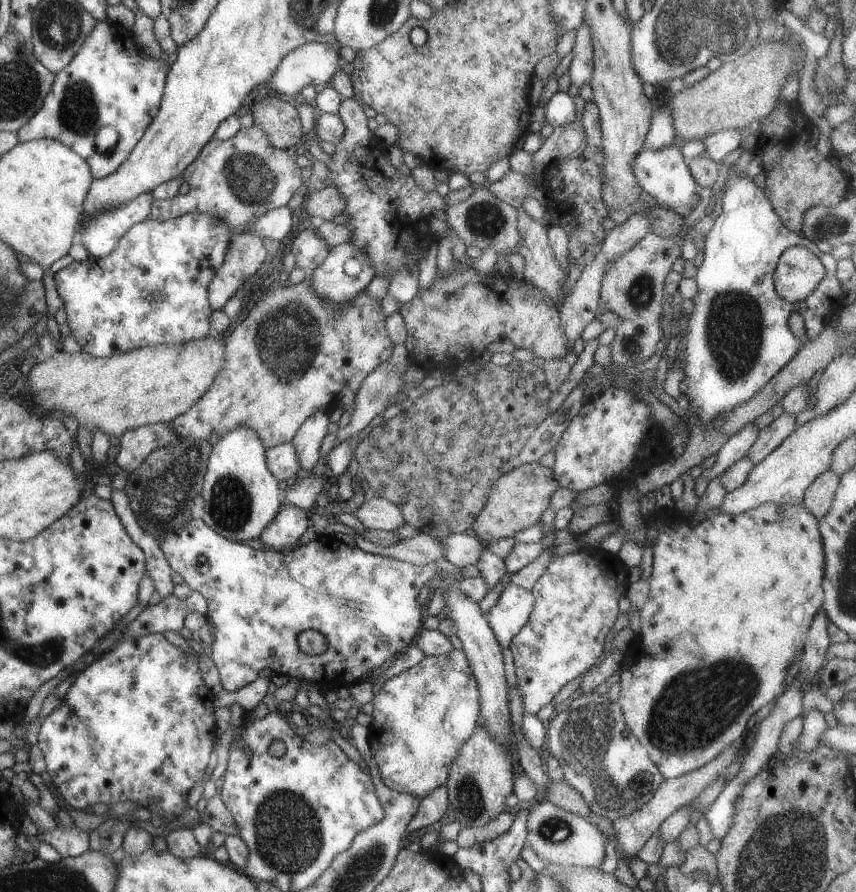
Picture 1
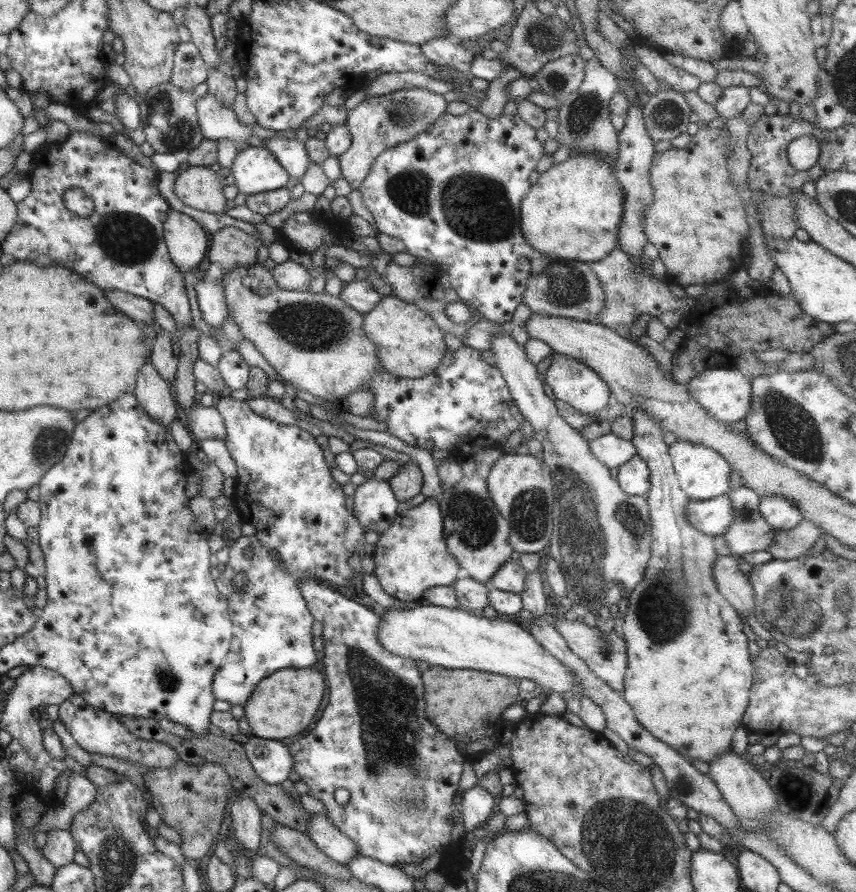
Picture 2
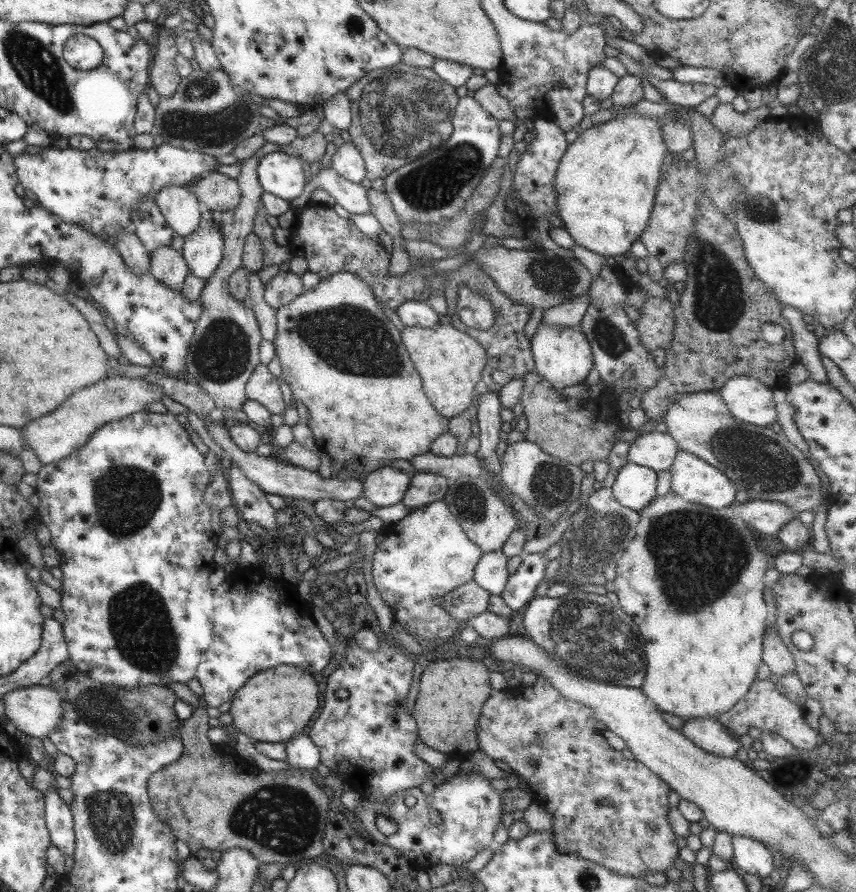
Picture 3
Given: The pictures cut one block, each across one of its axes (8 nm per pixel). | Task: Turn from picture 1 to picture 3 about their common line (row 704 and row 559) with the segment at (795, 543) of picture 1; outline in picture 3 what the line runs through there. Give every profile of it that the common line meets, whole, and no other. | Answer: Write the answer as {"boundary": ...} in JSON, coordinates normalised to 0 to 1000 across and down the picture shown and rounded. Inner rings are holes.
{"boundary":[[[784,549],[775,556],[764,557],[750,571],[746,571],[744,576],[746,583],[742,591],[741,602],[720,631],[718,649],[716,652],[708,651],[706,660],[708,664],[720,666],[721,678],[745,703],[748,714],[751,716],[755,754],[748,774],[771,798],[782,798],[798,808],[808,805],[838,807],[840,800],[849,798],[856,794],[859,788],[869,783],[877,767],[883,762],[882,753],[890,742],[890,713],[891,710],[896,709],[895,679],[891,675],[890,661],[894,658],[891,646],[896,639],[895,623],[897,620],[884,612],[879,592],[866,585],[853,570],[832,571],[814,564],[803,563]]]}

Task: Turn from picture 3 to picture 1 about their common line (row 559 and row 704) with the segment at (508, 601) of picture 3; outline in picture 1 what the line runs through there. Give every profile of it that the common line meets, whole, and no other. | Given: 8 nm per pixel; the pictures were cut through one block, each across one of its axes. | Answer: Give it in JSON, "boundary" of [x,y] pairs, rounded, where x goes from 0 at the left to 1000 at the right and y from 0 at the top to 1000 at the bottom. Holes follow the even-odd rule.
{"boundary":[[[678,614],[675,618],[667,619],[664,622],[657,622],[643,628],[643,632],[639,632],[633,646],[627,648],[627,651],[623,655],[623,658],[618,663],[623,668],[624,679],[621,680],[620,687],[617,689],[616,698],[606,706],[606,709],[604,709],[603,713],[599,713],[599,716],[593,725],[595,730],[597,730],[597,734],[599,734],[599,744],[602,748],[602,757],[604,759],[605,774],[610,780],[611,802],[625,802],[629,795],[640,789],[645,783],[653,777],[658,769],[683,754],[695,744],[695,741],[700,738],[700,735],[702,735],[707,713],[715,703],[722,688],[723,670],[729,668],[729,664],[734,655],[734,639],[725,631],[725,628],[723,628],[723,626],[718,622],[716,623],[716,621],[711,621],[703,617],[680,617]]]}

